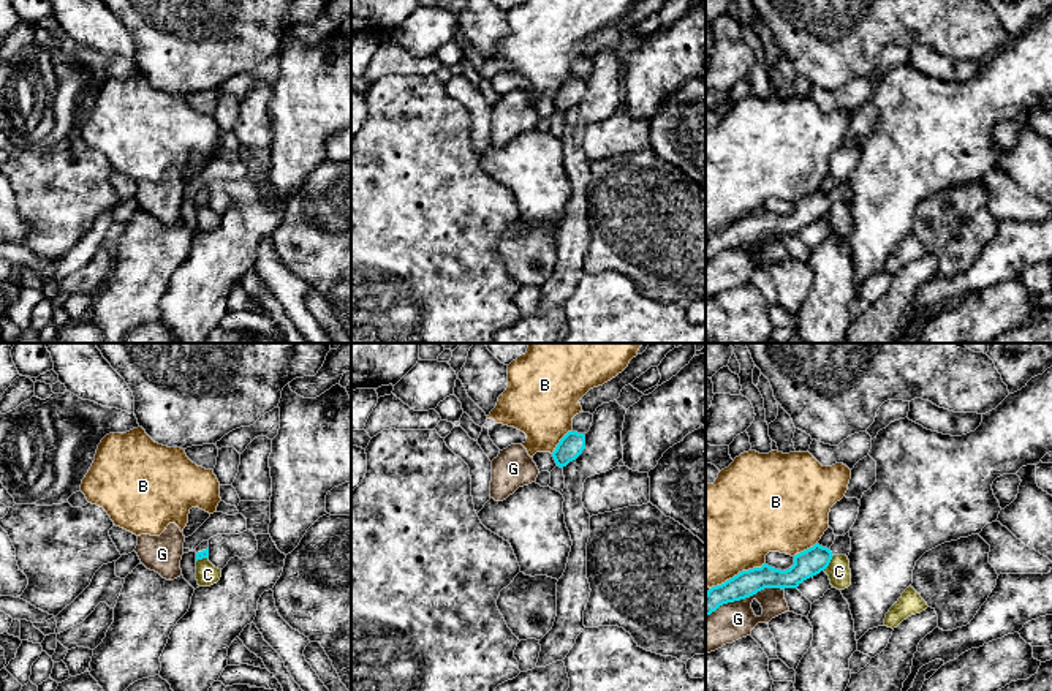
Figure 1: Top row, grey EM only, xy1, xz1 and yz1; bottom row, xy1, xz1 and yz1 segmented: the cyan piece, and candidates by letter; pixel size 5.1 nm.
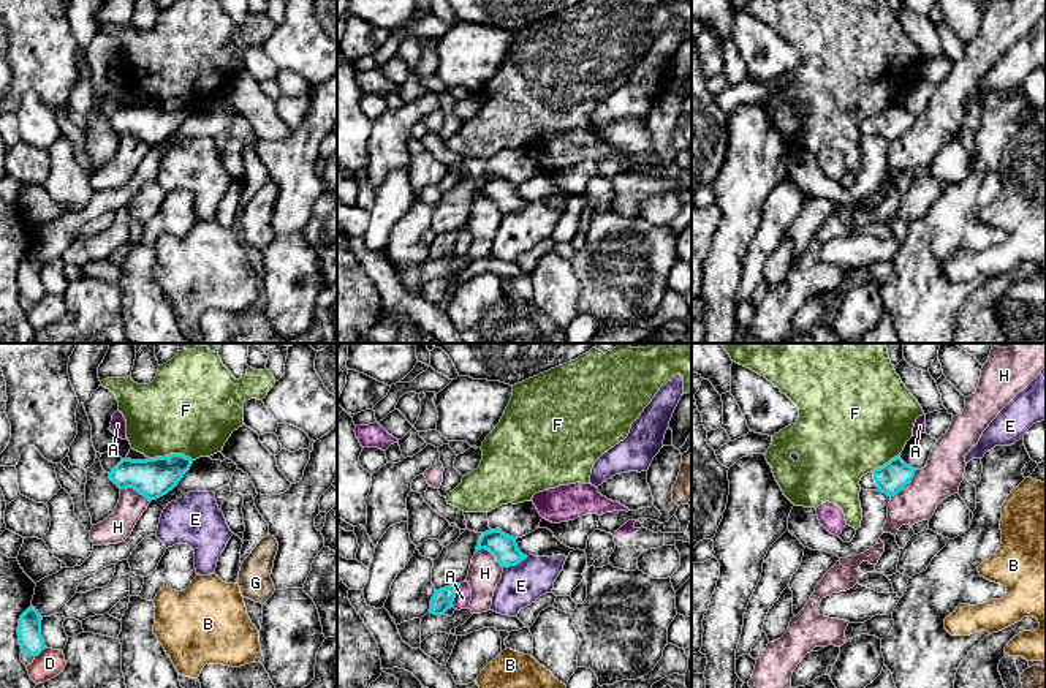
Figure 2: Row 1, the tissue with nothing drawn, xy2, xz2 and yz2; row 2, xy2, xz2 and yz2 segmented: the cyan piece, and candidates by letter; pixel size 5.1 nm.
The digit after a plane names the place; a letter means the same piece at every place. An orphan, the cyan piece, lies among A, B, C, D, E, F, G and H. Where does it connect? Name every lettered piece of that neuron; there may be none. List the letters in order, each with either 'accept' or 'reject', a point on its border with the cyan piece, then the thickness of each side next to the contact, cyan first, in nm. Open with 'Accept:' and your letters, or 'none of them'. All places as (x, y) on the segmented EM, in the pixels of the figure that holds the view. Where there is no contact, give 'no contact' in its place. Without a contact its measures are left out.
Accept: none of them
A: reject | xz2 (454, 595) | 110/80 nm
B: reject | yz1 (739, 573) | 140/500 nm
C: reject | yz1 (829, 562) | 140/120 nm
D: reject | xy2 (40, 652) | 120/150 nm
E: reject | xz2 (515, 565) | 140/200 nm
F: reject | xy2 (171, 454) | 200/460 nm
G: reject | yz1 (744, 598) | 140/190 nm
H: reject | yz2 (905, 484) | 160/200 nm

